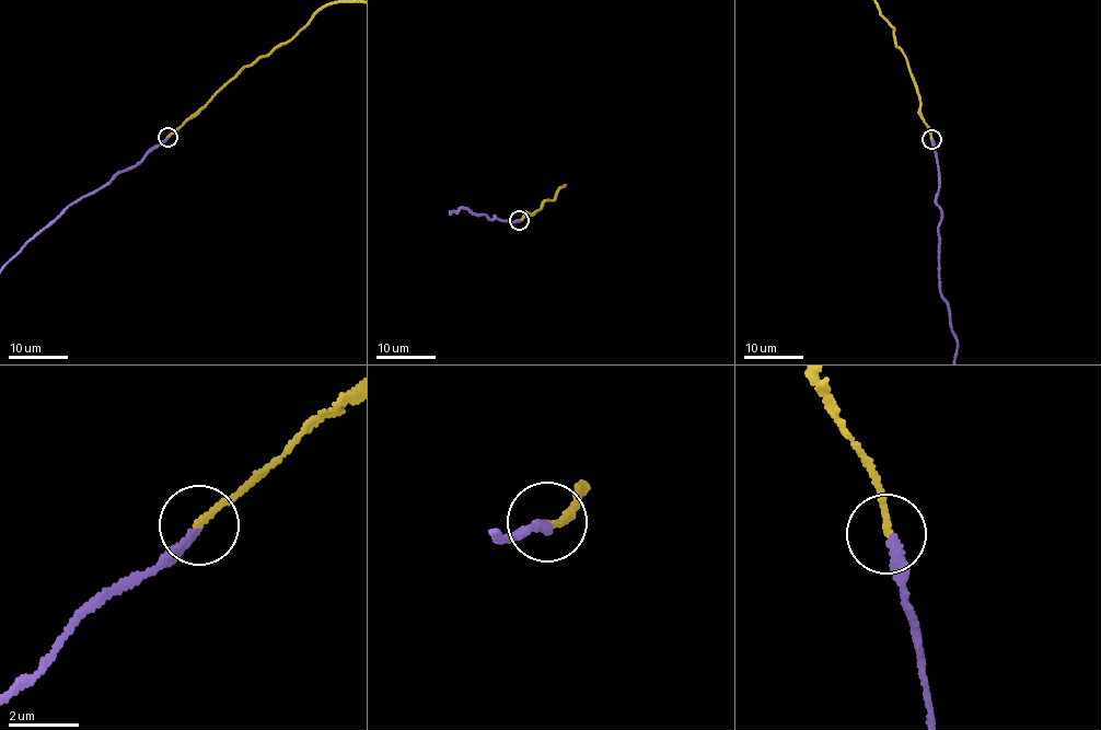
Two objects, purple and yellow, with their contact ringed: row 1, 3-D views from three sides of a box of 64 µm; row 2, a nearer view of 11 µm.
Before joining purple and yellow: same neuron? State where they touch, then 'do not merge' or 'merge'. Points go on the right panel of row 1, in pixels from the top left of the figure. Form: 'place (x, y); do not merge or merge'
place (931, 139); merge

